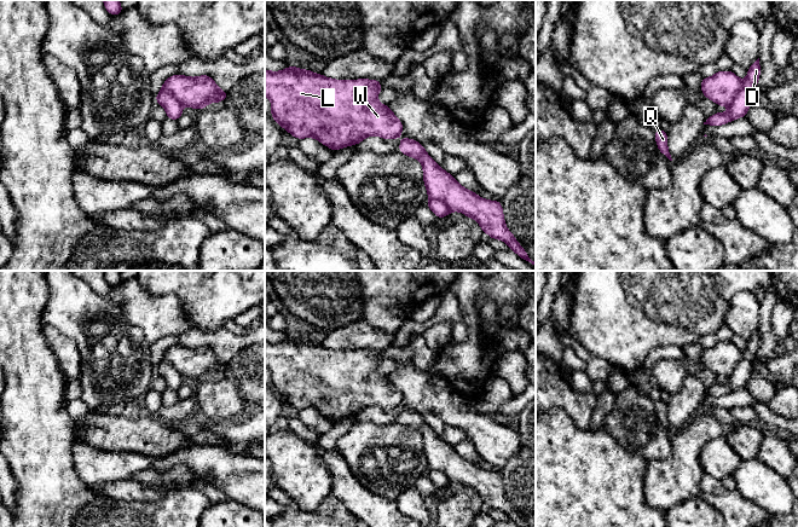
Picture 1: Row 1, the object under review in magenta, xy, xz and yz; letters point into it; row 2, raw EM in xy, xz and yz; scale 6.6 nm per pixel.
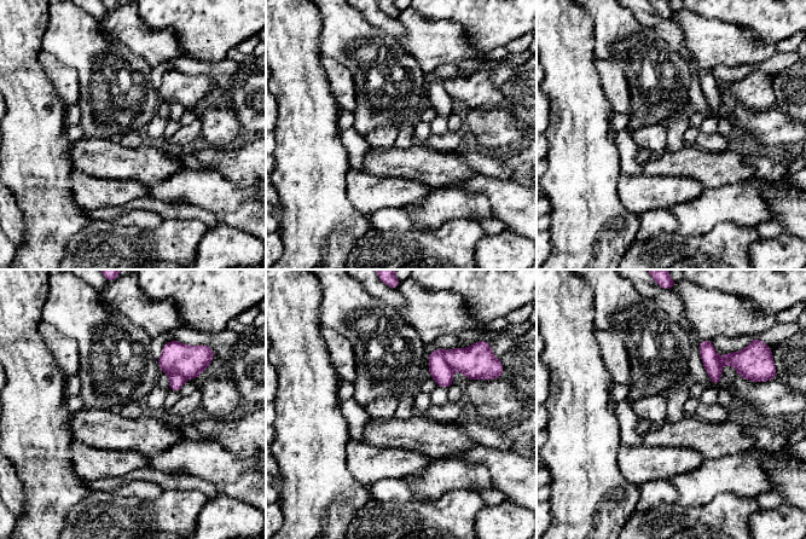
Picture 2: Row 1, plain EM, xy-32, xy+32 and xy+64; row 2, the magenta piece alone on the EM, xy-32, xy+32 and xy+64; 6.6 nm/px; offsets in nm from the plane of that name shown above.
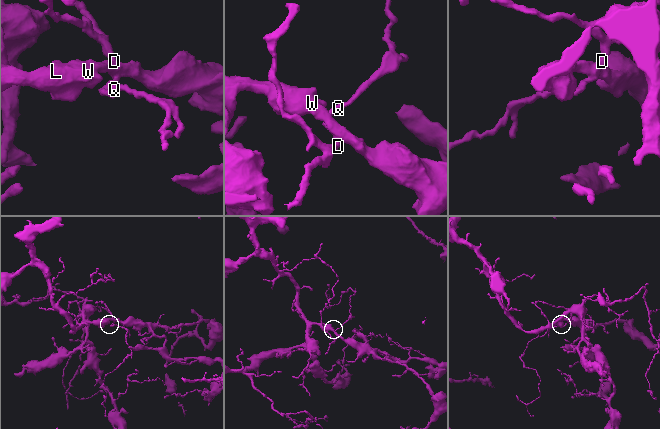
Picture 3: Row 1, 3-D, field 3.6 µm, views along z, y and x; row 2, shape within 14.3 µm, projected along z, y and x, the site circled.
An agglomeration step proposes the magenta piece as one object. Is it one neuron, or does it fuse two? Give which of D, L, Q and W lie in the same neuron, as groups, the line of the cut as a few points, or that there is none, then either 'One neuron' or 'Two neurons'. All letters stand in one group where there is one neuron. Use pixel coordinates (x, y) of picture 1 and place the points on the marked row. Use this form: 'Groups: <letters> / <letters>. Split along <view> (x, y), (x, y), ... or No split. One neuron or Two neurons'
Groups: D Q / L W. Split along yz (741, 81), (741, 87), (729, 106). Two neurons

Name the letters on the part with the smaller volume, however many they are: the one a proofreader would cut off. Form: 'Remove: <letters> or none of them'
Remove: D, Q

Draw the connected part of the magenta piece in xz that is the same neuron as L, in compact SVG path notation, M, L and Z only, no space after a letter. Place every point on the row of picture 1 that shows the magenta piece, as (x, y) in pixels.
M294 65L282 71L265 70L265 97L271 100L273 120L299 140L316 138L336 151L358 145L370 135L395 139L403 123L384 104L377 100L383 88L376 80L334 80Z

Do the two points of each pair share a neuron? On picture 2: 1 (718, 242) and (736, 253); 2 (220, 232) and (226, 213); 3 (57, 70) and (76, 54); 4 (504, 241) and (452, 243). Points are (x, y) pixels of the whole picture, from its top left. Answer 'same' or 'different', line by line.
1: same
2: different
3: different
4: different

